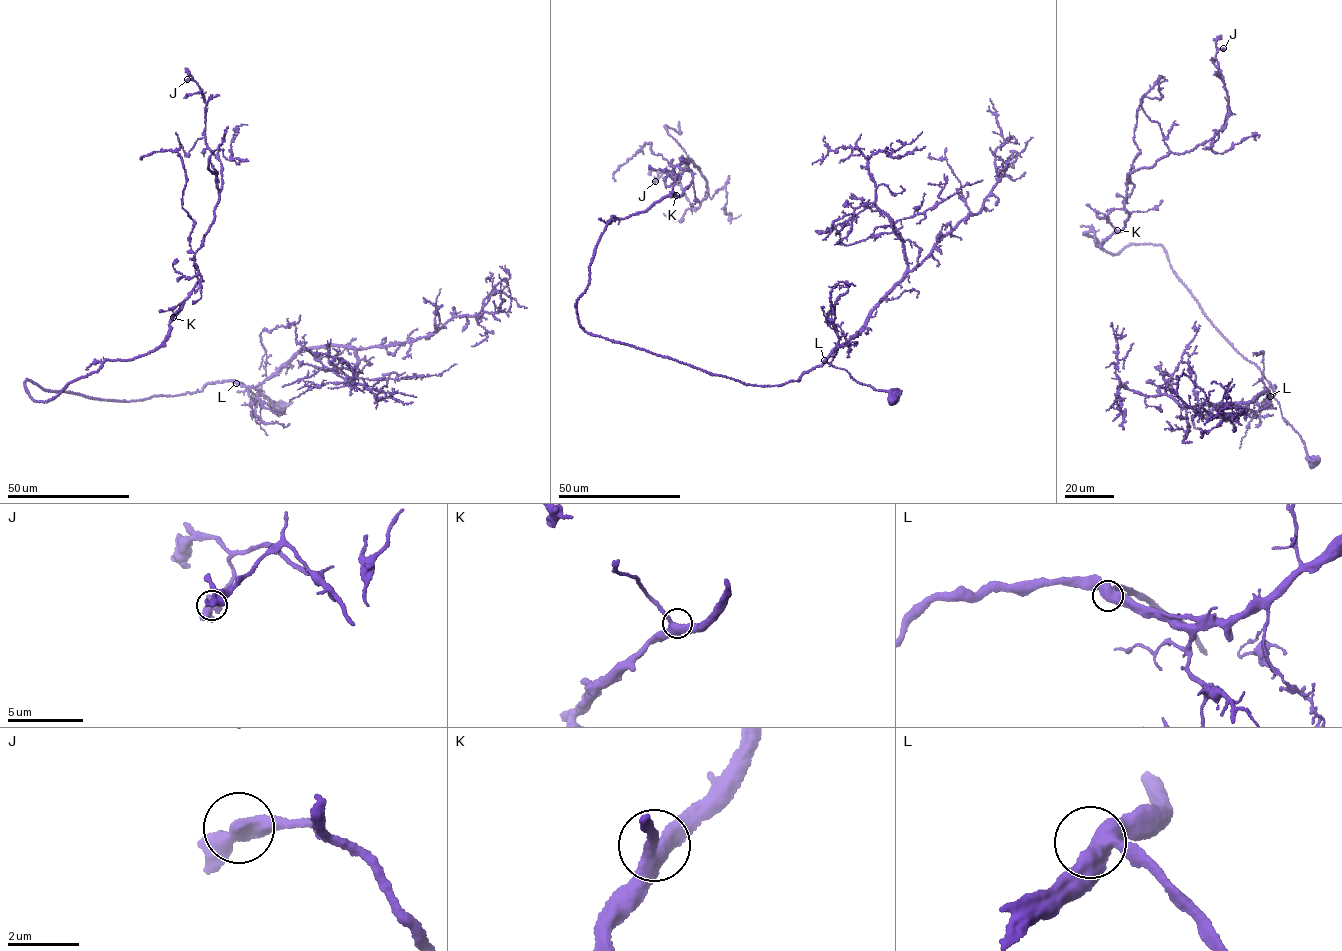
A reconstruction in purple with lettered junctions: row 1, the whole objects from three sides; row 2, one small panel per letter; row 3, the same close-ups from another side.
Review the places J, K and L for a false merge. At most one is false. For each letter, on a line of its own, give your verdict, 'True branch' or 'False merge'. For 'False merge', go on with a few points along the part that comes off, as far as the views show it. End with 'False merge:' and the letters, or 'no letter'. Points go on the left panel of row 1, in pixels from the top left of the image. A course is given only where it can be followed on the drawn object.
J: True branch
K: True branch
L: True branch
False merge: no letter

